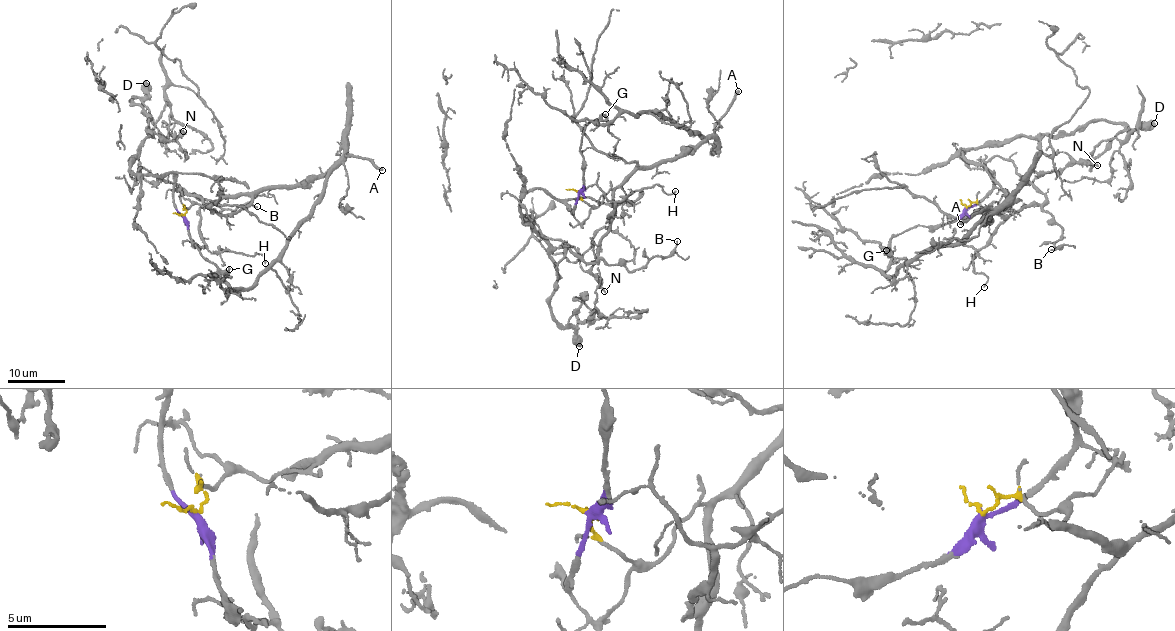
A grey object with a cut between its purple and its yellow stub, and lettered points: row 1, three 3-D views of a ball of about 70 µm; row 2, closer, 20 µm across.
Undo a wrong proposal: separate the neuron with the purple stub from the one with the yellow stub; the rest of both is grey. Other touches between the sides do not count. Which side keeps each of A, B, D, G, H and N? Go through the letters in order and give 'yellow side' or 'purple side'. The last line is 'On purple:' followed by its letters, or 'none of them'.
A: yellow side
B: yellow side
D: purple side
G: purple side
H: yellow side
N: purple side
On purple: D, G, N

